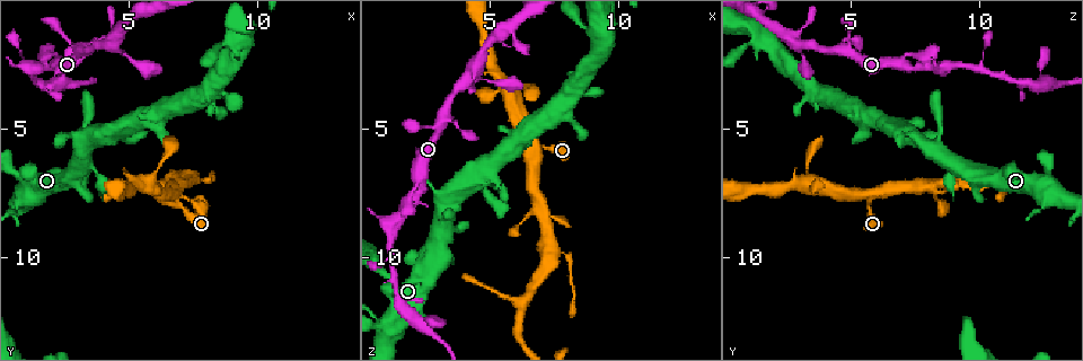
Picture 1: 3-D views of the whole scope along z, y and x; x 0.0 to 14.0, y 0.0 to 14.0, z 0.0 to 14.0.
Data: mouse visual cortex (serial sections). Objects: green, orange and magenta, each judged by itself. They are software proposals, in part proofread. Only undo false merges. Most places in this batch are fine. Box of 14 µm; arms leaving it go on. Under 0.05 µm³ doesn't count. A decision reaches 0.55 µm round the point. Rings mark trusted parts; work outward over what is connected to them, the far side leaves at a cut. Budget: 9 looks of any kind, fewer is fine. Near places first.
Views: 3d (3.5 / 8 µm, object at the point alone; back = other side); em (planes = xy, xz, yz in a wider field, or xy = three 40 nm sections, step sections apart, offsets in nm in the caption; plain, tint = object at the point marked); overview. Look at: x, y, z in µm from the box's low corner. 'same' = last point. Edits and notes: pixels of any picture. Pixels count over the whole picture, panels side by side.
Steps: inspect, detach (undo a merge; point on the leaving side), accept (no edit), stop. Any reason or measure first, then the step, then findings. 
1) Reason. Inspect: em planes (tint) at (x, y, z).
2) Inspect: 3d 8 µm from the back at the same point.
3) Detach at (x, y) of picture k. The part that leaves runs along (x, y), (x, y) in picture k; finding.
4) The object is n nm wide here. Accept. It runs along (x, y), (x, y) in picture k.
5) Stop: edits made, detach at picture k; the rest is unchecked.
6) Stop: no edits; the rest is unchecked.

Thin arm on a thick one. Inspect: 3d 8 µm from the back at (1.2, 2.7, 10.0).

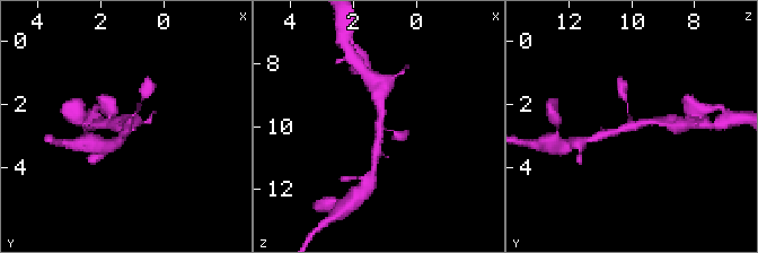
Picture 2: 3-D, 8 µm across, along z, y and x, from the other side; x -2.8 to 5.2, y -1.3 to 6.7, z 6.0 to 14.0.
Inspect: 3d 3.5 µm at (1.2, 2.7, 10.0).

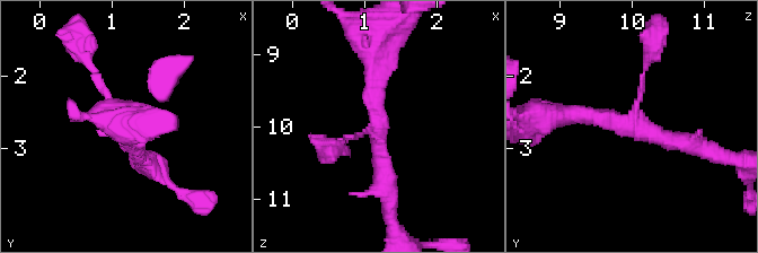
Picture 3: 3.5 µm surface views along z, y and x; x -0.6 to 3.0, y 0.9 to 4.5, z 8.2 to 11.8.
3 arms meet here; the arms are 100, 250, 250 nm wide; need the tissue. Inspect: em xy step 3 (tint) at (1.20, 2.70, 10.05).

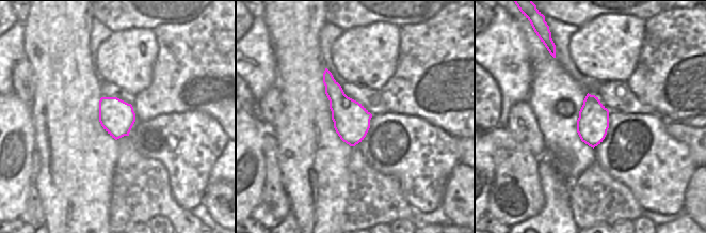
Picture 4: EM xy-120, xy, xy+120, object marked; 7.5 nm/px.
Accept. Continuous, no second cell.

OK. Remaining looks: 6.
Thin arm on a thick one. Inspect: 3d 3.5 µm at (7.5, 7.0, 9.8).

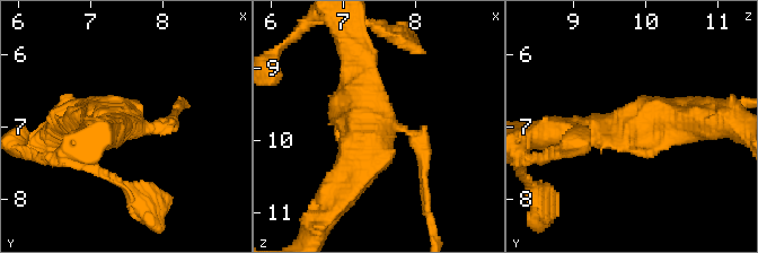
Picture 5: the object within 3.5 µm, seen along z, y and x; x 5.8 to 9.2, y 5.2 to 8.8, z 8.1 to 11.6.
3 arms meet here; the arms are 200, 400, 500 nm wide. Inspect: em xy step 1 (tint) at (7.55, 6.95, 9.80).

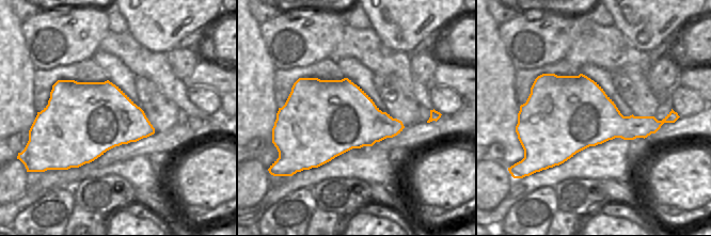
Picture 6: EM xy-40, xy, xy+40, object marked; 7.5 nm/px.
Cut it another way. Inspect: em xy step 3 (tint) at the same point.

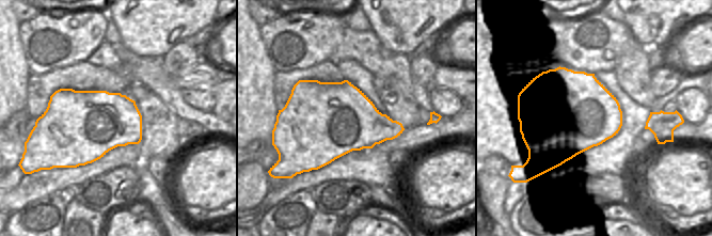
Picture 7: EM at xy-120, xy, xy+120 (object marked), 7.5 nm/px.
Accept. It runs along (355, 52), (362, 154), (341, 191) in picture 5; continuous, no second cell.

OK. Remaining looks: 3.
A narrow waist. Inspect: em planes (tint) at (5.9, 6.9, 3.5).

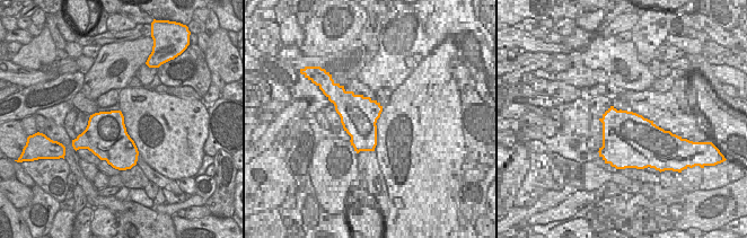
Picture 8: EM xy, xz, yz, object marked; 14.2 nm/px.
Inspect: 3d 3.5 µm at the same point.

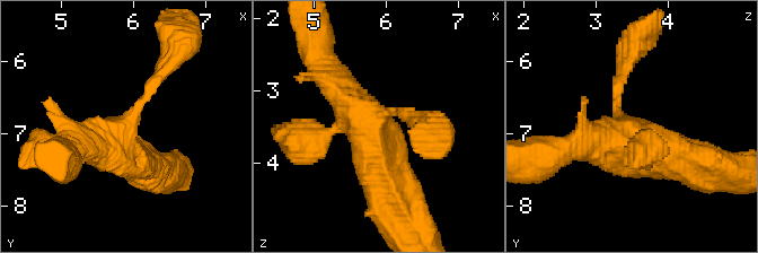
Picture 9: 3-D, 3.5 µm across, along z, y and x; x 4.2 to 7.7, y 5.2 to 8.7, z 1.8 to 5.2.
The arms are 150, 400, 450, 500 nm wide. Accept. It runs along (387, 181), (367, 123), (318, 60) in picture 9; all the same cell.

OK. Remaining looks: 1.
Stop: no edits; the rest is unchecked.

